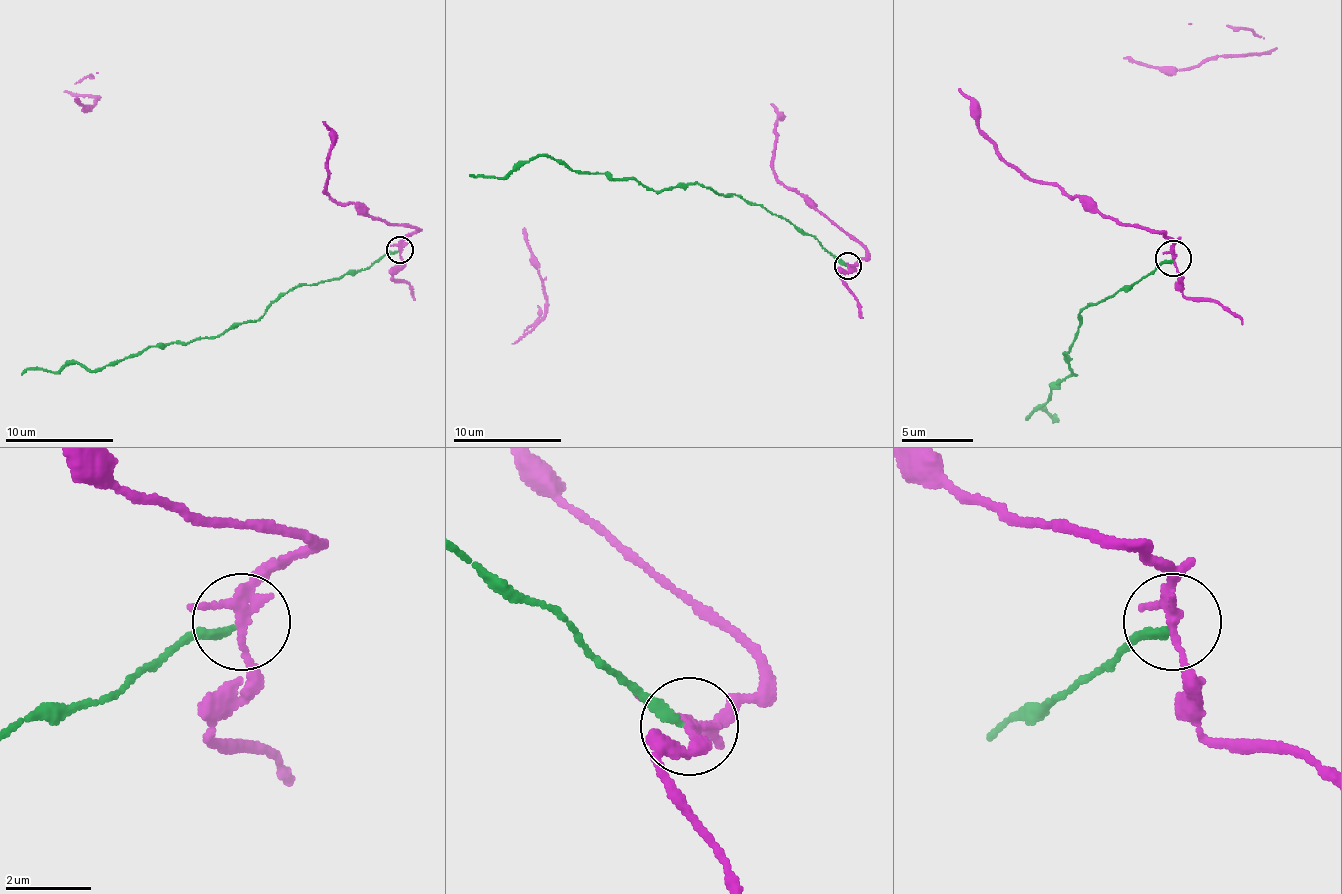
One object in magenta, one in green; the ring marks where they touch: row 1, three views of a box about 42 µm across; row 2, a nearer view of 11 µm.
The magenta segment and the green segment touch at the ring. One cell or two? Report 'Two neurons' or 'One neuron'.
Two neurons

